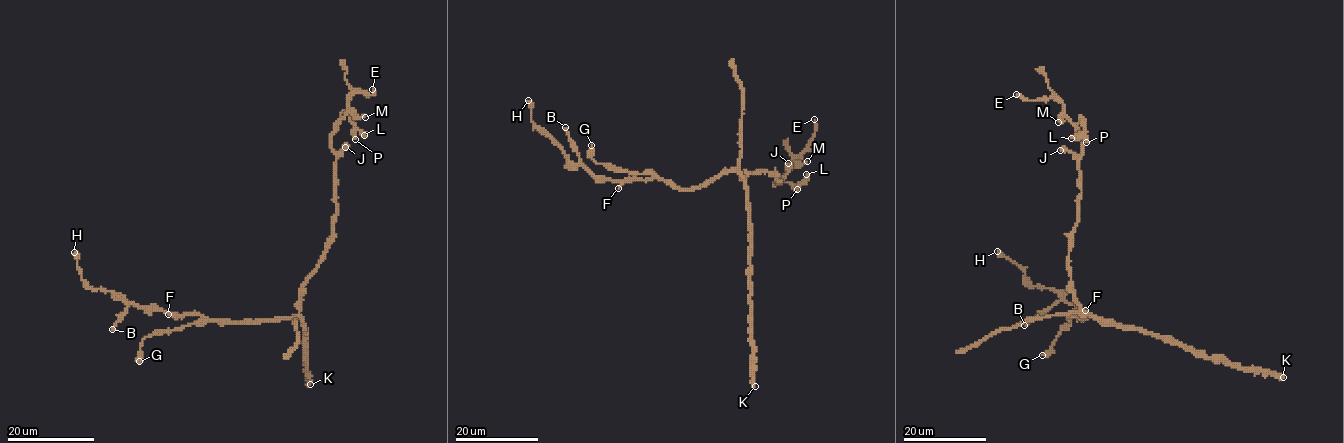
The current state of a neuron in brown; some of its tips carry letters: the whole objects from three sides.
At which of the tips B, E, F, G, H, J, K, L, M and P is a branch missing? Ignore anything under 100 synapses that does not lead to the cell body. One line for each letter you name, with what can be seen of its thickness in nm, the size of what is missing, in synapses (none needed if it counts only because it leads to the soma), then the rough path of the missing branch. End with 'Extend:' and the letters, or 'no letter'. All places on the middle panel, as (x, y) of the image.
Extend: no letter

